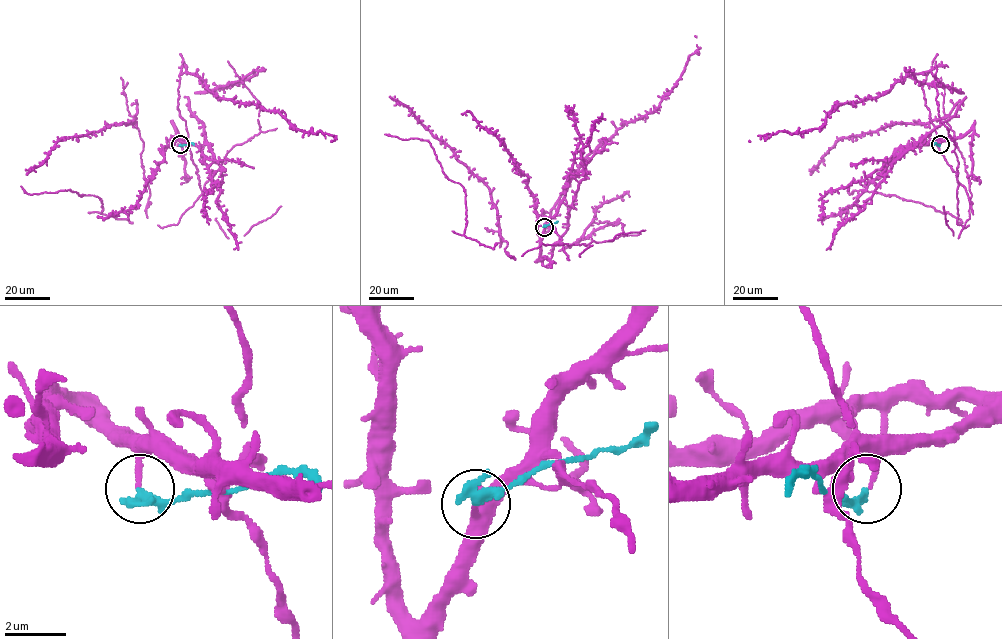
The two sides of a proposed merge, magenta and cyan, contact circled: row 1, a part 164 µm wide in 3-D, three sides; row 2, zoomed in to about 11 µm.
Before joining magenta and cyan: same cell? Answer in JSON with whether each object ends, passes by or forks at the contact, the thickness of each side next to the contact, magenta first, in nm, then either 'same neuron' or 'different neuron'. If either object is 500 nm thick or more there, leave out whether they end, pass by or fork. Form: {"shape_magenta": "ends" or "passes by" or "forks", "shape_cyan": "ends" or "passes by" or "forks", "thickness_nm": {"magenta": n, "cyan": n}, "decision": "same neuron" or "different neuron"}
{"shape_magenta": "ends", "shape_cyan": "passes by", "thickness_nm": {"magenta": 170, "cyan": 280}, "decision": "different neuron"}

